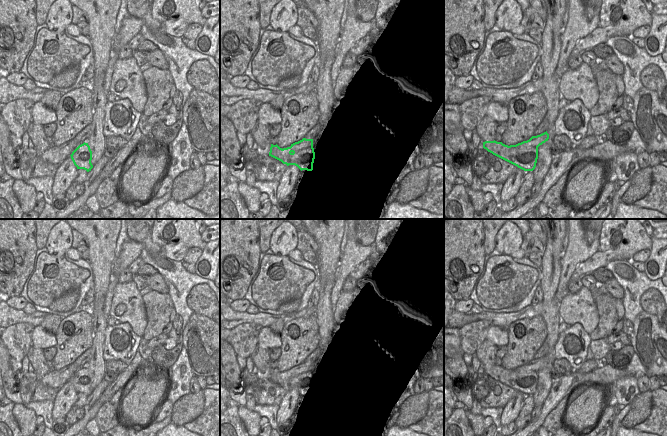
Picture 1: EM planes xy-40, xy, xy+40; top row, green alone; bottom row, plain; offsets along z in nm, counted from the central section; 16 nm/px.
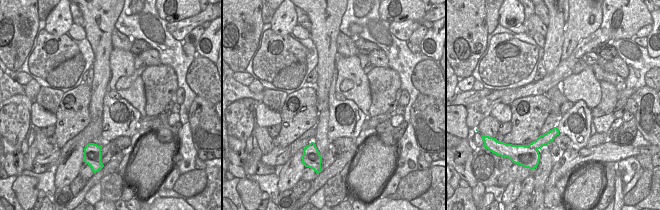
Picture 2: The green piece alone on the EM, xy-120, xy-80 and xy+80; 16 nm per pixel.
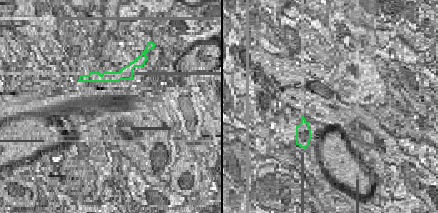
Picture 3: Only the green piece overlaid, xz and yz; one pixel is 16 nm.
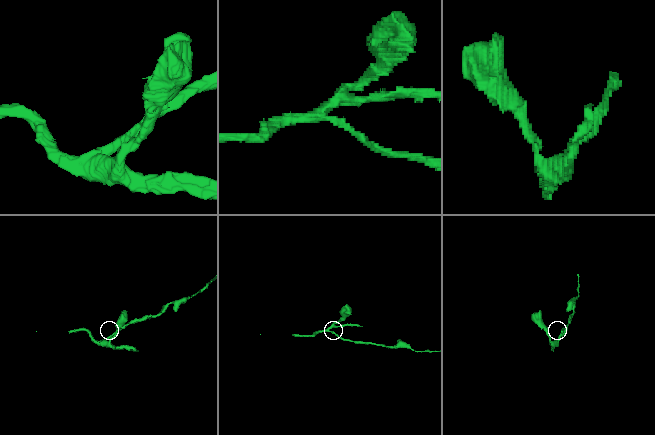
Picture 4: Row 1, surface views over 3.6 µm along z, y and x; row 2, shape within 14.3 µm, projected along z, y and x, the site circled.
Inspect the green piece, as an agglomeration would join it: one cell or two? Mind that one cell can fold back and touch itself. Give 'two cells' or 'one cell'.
two cells

